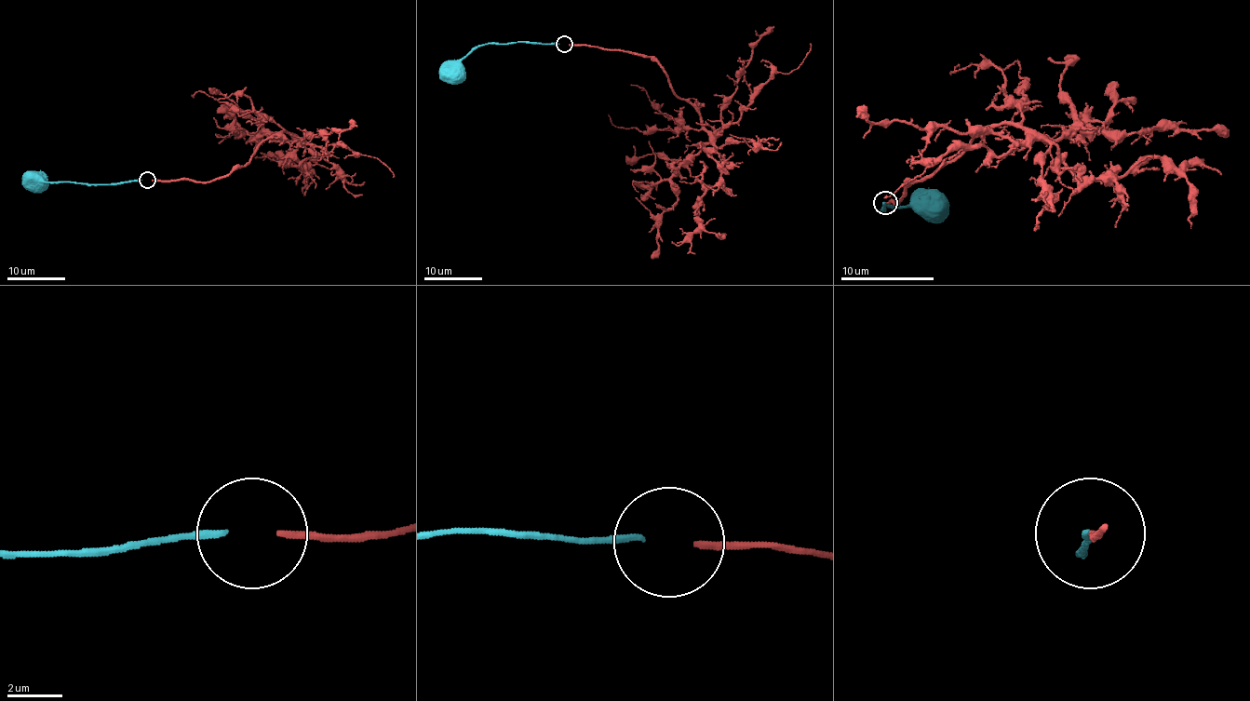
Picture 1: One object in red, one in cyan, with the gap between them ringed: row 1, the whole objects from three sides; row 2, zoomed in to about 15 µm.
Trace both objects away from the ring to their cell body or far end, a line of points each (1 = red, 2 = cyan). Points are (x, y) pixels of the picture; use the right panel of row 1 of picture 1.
1: (884, 204), (893, 207), (980, 131), (1018, 125), (1055, 145), (1077, 176), (1175, 167), (1191, 193), (1191, 227)
2: (884, 202), (882, 208), (910, 207), (927, 216), (934, 211)

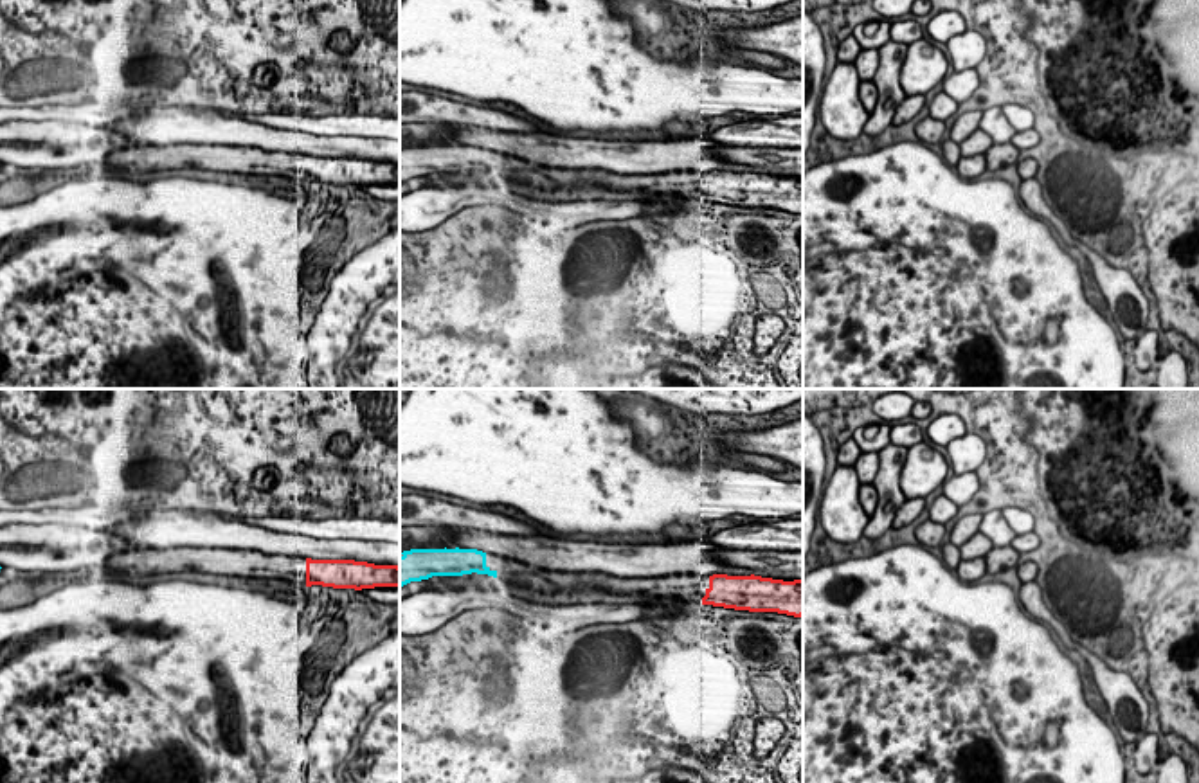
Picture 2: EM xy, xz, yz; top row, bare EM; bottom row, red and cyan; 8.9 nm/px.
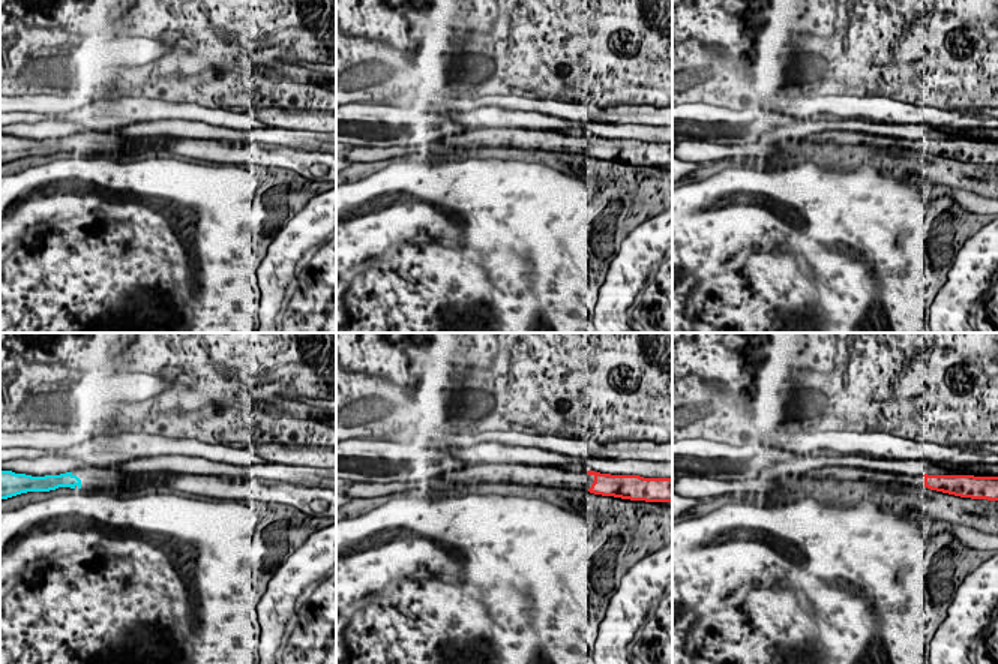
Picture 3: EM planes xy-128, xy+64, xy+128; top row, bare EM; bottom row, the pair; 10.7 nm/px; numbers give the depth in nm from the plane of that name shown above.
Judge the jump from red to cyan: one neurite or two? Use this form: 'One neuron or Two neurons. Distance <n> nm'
One neuron. Distance 1850 nm

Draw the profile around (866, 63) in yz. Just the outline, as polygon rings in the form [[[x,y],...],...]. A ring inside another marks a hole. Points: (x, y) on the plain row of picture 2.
[[[861,49],[855,59],[855,68],[861,81],[873,81],[879,68],[879,50],[877,49]]]

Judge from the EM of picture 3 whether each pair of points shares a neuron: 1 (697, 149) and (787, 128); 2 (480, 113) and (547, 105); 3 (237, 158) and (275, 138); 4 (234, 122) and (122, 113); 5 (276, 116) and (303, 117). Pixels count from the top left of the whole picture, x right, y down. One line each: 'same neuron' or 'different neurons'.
1: different neurons
2: different neurons
3: different neurons
4: same neuron
5: same neuron

